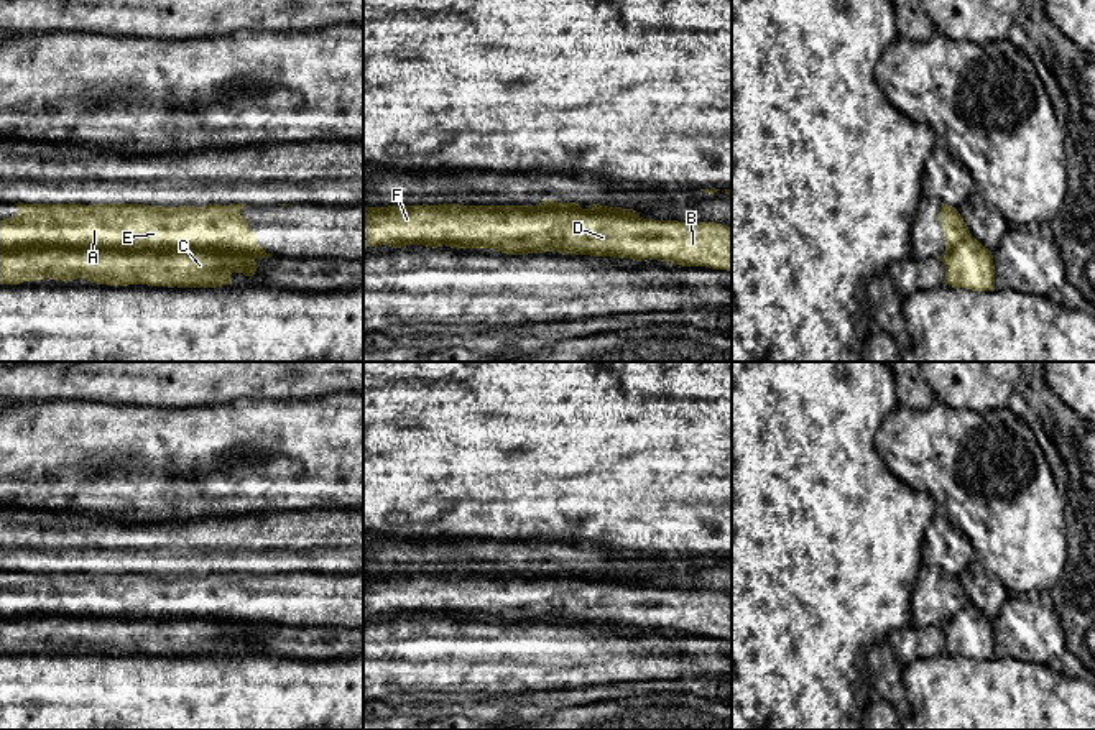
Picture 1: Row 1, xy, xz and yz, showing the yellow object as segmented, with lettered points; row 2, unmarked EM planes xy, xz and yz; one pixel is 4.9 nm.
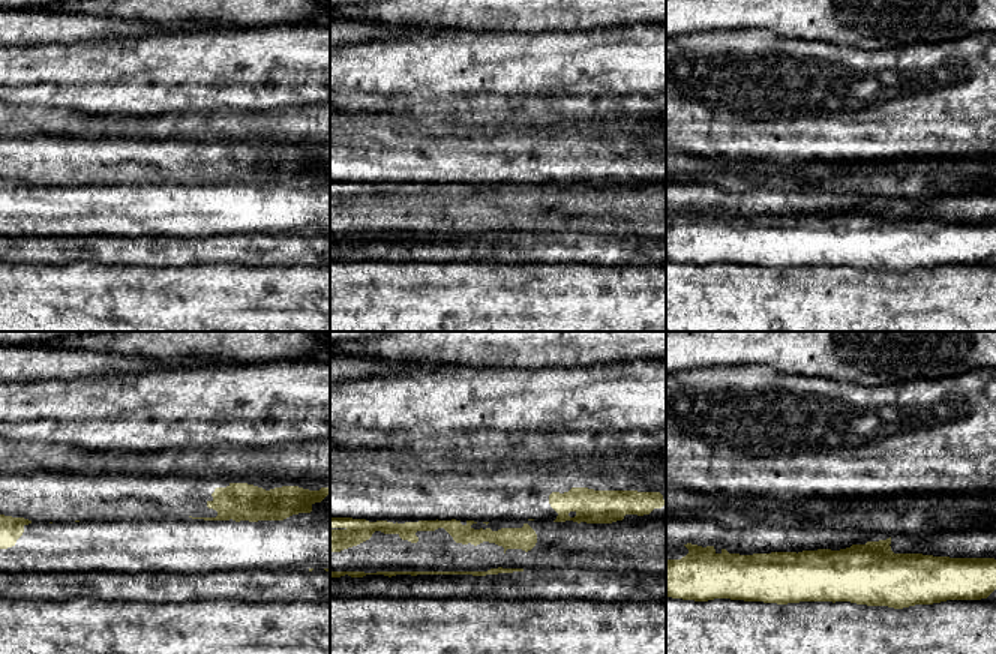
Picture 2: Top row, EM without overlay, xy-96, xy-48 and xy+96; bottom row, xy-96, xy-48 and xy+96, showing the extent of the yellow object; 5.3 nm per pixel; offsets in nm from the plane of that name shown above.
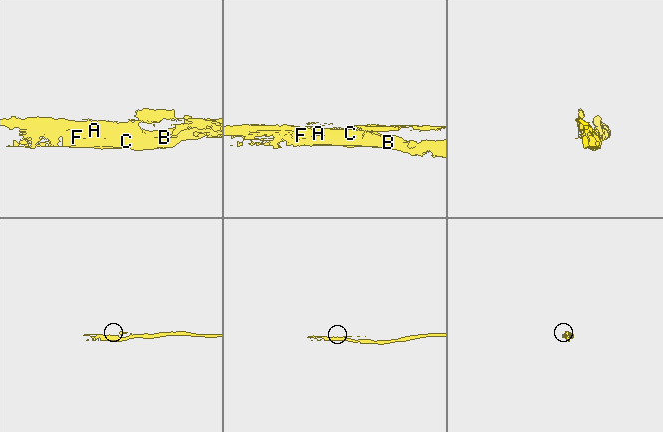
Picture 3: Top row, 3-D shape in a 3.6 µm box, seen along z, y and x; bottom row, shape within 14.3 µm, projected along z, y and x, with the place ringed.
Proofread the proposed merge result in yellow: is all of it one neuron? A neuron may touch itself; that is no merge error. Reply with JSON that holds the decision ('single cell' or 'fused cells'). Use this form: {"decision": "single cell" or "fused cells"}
{"decision": "fused cells"}

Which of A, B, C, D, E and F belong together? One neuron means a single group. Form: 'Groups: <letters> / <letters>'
Groups: A E / B C D F

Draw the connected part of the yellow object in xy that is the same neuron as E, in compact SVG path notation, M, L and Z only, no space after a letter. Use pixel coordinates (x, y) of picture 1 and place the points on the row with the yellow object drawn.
M23 204L16 215L0 220L0 252L31 250L35 247L64 245L67 248L123 248L171 252L178 248L214 250L229 261L243 263L247 258L268 258L256 243L248 220L240 215L247 204L209 204L204 207L143 206L143 204Z

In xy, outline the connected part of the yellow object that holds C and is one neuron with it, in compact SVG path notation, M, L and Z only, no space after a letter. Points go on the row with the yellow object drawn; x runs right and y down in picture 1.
M51 245L0 252L0 284L20 284L44 278L61 281L82 278L109 286L217 288L232 284L232 273L253 276L256 268L253 256L237 263L207 248L132 252Z

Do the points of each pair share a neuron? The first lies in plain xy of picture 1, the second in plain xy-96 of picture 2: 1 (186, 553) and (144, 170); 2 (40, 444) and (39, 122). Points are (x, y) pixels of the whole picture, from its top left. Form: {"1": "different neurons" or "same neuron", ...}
{"1": "same neuron", "2": "different neurons"}

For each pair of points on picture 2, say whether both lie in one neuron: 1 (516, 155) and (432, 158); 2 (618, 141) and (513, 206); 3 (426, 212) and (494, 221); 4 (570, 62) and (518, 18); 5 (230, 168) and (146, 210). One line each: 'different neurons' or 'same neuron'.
1: same neuron
2: different neurons
3: same neuron
4: different neurons
5: same neuron

